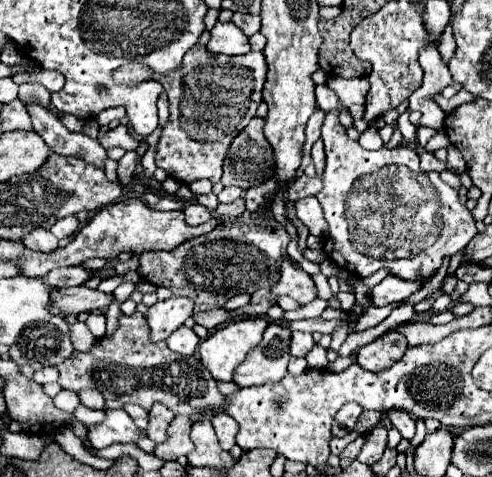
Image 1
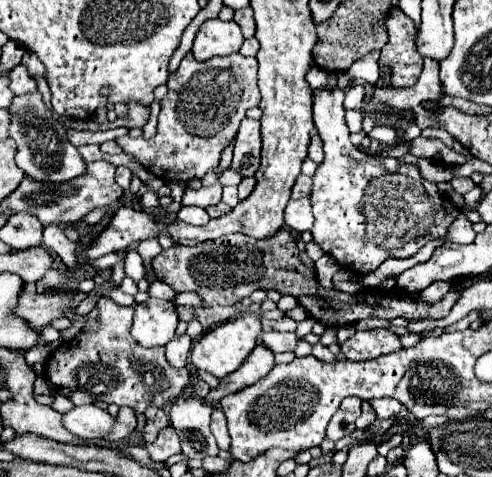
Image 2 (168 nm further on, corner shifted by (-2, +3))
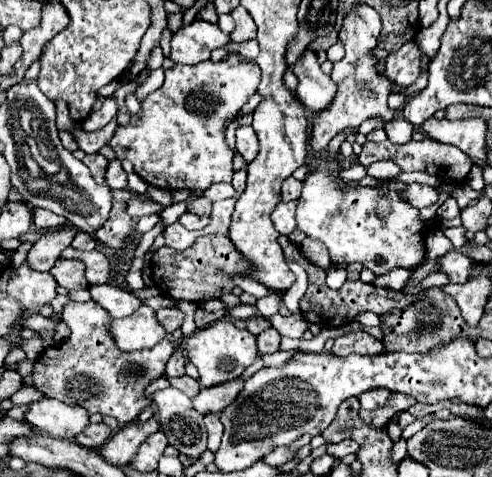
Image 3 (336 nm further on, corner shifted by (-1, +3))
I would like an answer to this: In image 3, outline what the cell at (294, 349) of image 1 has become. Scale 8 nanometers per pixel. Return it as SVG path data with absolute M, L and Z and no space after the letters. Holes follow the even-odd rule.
M268 328L256 336L258 340L258 352L260 354L274 354L280 348L280 334L274 328Z

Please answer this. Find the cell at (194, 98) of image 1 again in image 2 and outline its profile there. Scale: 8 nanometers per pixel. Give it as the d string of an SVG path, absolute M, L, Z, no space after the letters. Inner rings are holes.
M187 52L167 84L169 94L161 100L157 134L151 140L121 136L117 144L155 176L173 182L175 178L189 182L191 178L205 176L219 164L223 150L237 136L245 112L261 102L261 92L257 88L257 58L229 54L199 62L193 52Z

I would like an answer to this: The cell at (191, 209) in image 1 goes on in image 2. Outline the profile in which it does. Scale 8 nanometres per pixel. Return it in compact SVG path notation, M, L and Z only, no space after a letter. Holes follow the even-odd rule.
M183 206L177 212L177 216L179 216L179 220L183 220L187 224L195 224L195 226L203 226L209 222L209 214L199 206Z

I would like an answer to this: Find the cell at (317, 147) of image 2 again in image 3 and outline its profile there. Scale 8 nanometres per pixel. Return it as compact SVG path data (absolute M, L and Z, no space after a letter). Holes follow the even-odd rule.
M354 4L354 8L346 14L344 24L338 34L338 40L344 44L346 54L342 60L334 62L334 70L330 74L330 78L338 86L338 92L334 100L330 102L330 108L324 108L322 112L314 116L314 128L310 136L310 148L314 152L326 150L328 142L344 128L356 128L364 120L370 120L370 118L380 118L384 122L394 120L396 112L388 108L388 96L392 92L392 82L378 70L378 58L372 56L378 44L380 28L382 28L380 16L368 4Z

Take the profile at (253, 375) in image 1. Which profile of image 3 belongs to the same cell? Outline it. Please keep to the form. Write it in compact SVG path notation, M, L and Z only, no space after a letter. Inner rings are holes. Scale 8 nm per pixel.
M232 380L230 384L220 384L218 388L202 388L200 394L192 398L192 406L200 414L210 414L210 412L218 414L228 404L234 402L240 390L242 390L242 380Z

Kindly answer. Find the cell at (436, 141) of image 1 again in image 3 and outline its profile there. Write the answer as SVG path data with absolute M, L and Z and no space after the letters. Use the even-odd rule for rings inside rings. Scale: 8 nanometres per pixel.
M424 138L422 142L414 142L410 140L408 144L404 146L396 146L396 144L390 144L390 142L366 142L362 146L362 154L358 156L360 164L368 166L376 160L392 160L400 166L403 172L414 172L414 170L422 170L422 172L428 172L432 176L438 176L442 180L452 180L452 184L462 184L472 168L472 158L466 156L462 150L454 148L452 144L442 144L442 142L436 142L432 138Z

